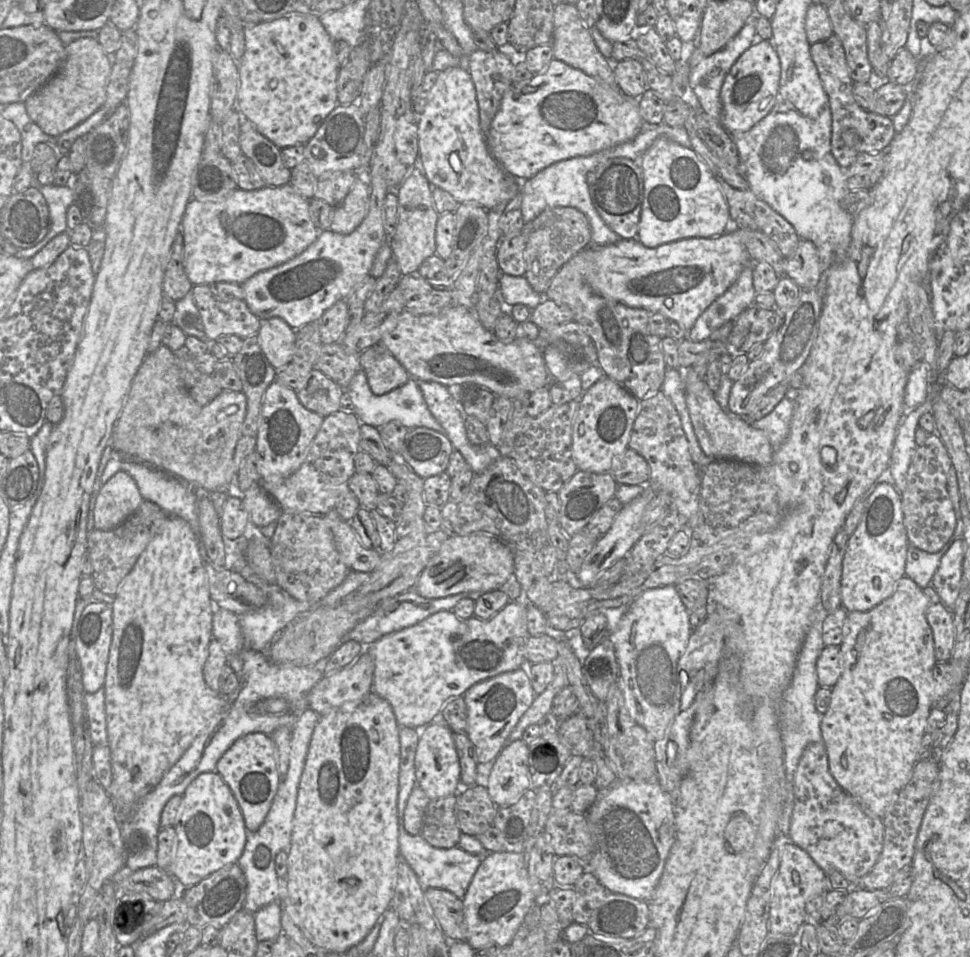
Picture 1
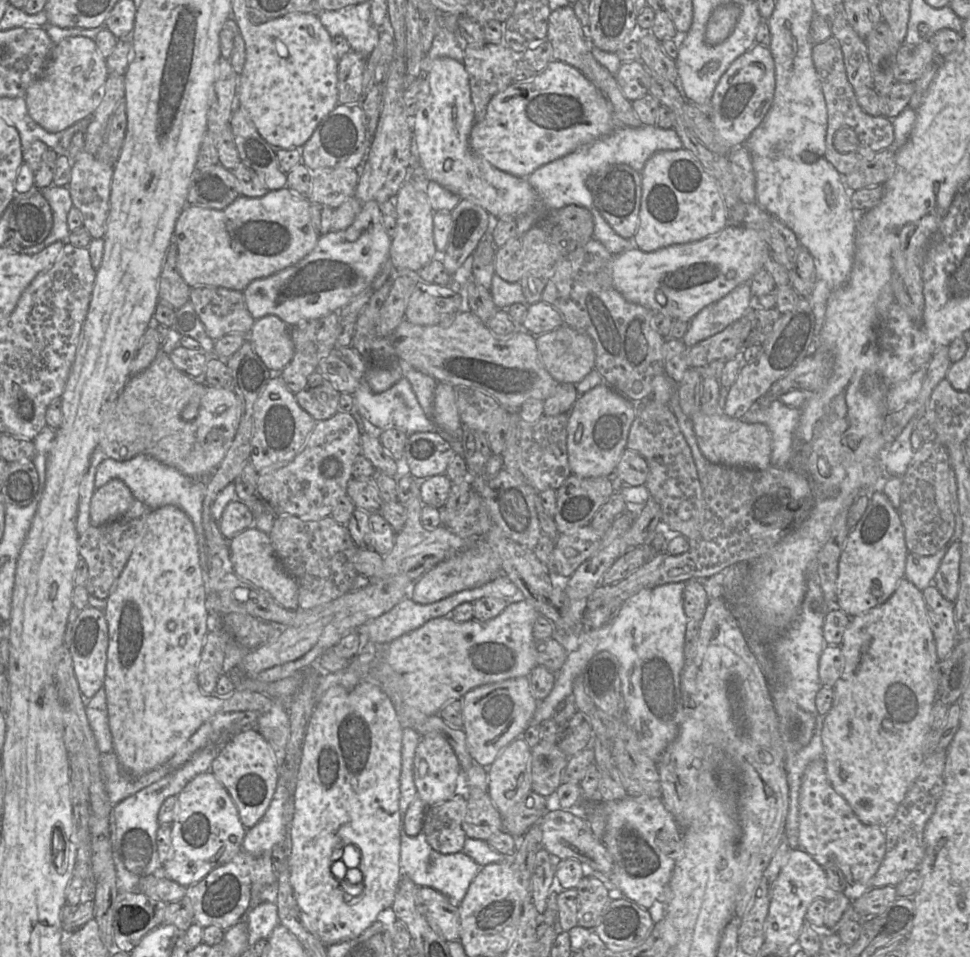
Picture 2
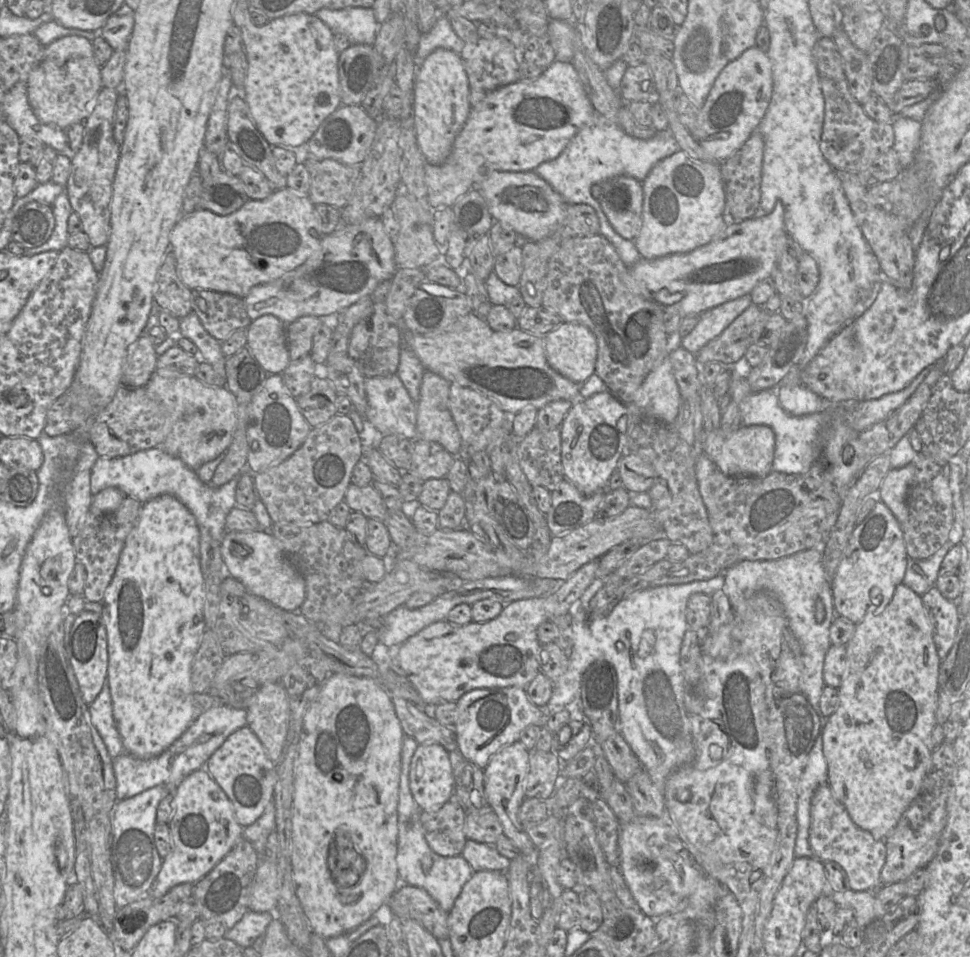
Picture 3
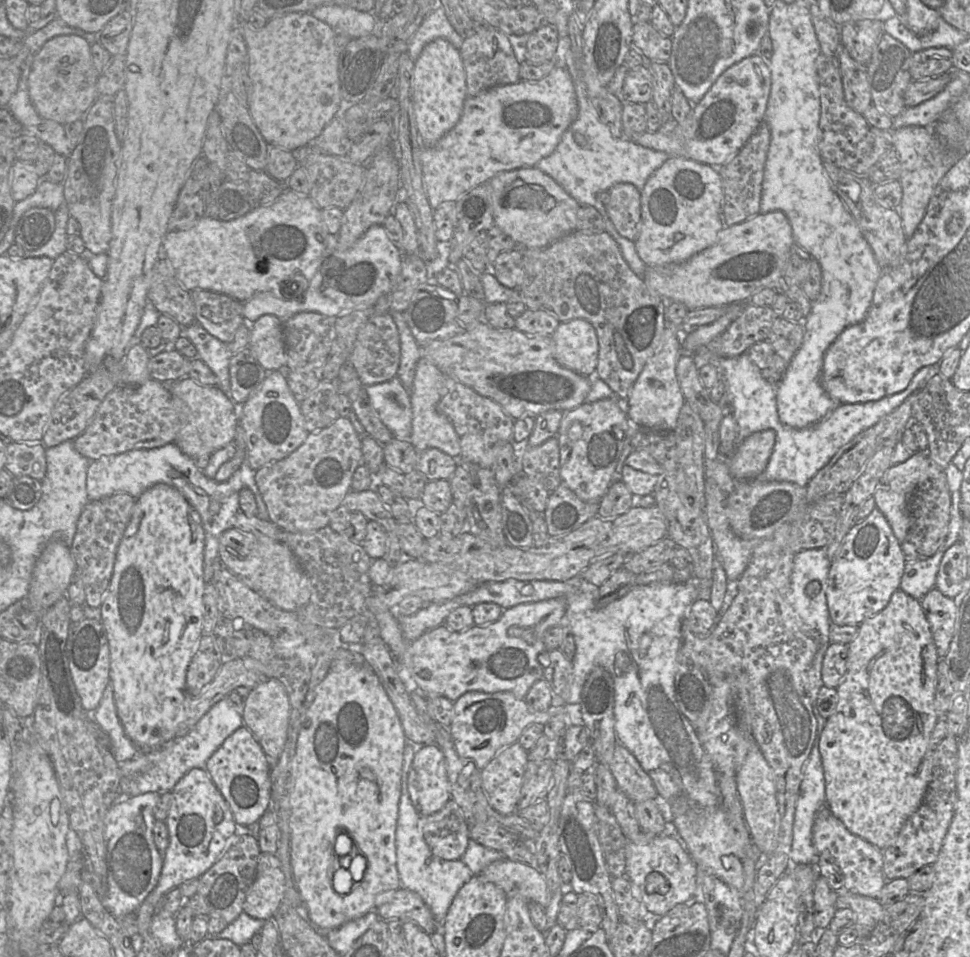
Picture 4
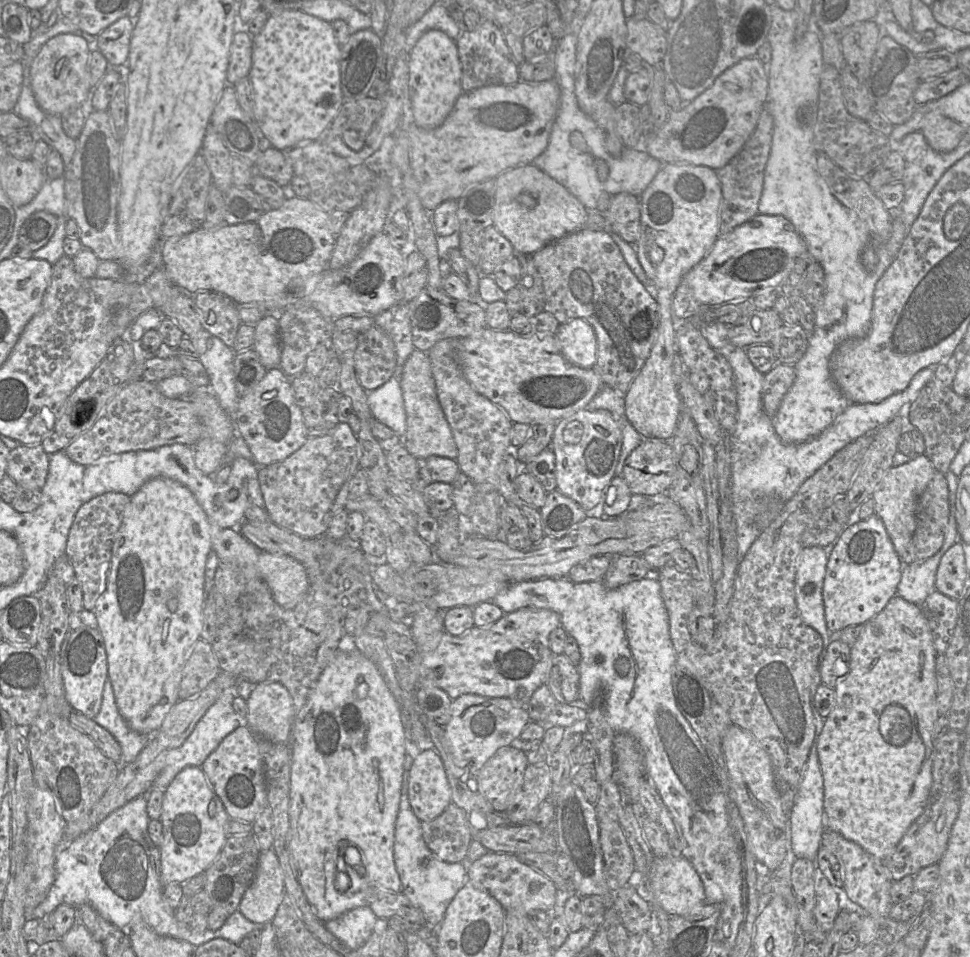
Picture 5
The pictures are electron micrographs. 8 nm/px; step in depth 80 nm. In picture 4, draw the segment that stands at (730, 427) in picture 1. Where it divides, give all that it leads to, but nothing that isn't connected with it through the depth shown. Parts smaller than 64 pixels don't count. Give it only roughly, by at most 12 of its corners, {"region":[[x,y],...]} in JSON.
{"region":[[755,432],[728,460],[737,480],[753,480],[767,467],[775,432]]}

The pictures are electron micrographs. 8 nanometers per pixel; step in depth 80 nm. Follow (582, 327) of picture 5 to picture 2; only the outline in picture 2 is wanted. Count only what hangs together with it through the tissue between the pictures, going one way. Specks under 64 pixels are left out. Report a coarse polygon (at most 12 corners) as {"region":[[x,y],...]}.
{"region":[[566,324],[538,335],[544,368],[577,384],[595,369],[592,338]]}

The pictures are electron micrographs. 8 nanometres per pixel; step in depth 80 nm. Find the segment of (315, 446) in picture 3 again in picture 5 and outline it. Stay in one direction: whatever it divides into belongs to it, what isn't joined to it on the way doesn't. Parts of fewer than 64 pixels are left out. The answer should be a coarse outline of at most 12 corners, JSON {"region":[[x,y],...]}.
{"region":[[343,421],[260,466],[271,521],[326,534],[358,469]]}

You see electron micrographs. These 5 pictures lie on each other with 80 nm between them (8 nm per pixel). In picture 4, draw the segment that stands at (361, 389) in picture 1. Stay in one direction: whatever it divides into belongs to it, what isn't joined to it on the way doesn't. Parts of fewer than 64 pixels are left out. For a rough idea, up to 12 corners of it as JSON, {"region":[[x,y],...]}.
{"region":[[395,376],[366,386],[394,438],[410,441],[409,392]]}

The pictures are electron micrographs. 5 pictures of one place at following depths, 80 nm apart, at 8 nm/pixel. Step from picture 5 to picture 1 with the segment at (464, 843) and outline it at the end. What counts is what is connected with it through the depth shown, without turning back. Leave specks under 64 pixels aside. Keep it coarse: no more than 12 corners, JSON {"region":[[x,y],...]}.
{"region":[[456,796],[430,800],[421,835],[433,847],[458,846]]}

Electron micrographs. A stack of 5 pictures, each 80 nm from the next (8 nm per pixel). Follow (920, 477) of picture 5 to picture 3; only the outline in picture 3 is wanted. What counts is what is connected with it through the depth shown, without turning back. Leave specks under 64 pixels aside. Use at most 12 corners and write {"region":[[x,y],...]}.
{"region":[[913,463],[890,469],[877,493],[900,525],[908,518]]}

